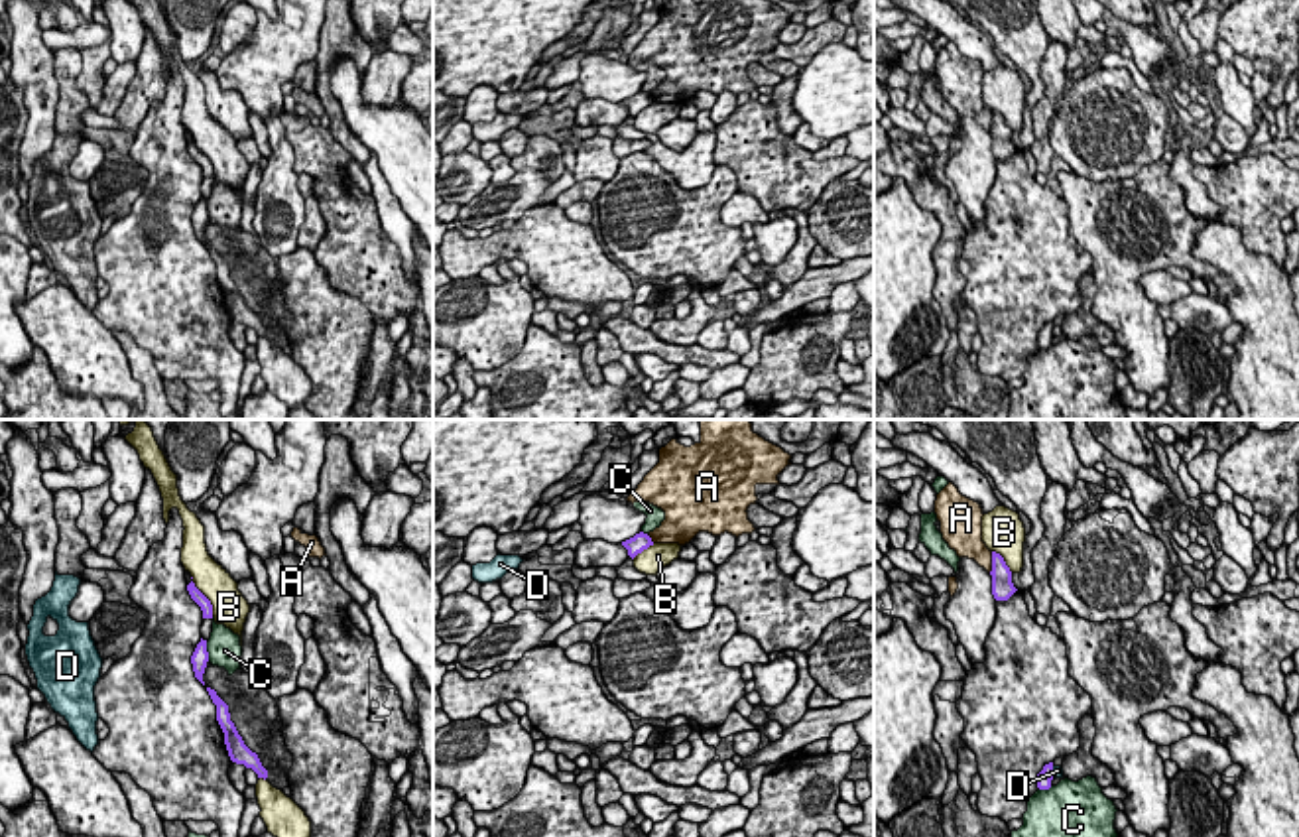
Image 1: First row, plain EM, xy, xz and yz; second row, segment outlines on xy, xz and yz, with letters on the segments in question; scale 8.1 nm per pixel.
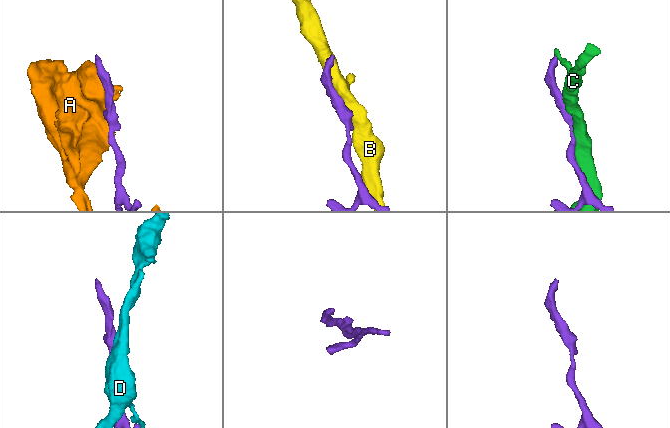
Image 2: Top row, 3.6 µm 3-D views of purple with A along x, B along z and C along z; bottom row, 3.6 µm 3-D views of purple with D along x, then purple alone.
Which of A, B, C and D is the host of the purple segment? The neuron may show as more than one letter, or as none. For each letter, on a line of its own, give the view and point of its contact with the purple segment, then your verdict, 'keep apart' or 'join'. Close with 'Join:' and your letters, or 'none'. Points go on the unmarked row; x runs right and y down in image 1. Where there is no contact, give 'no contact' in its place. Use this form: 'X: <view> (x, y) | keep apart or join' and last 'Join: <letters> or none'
A: yz (992, 121) | keep apart
B: xy (207, 158) | keep apart
C: xy (207, 211) | keep apart
D: yz (1051, 329) | keep apart
Join: none

